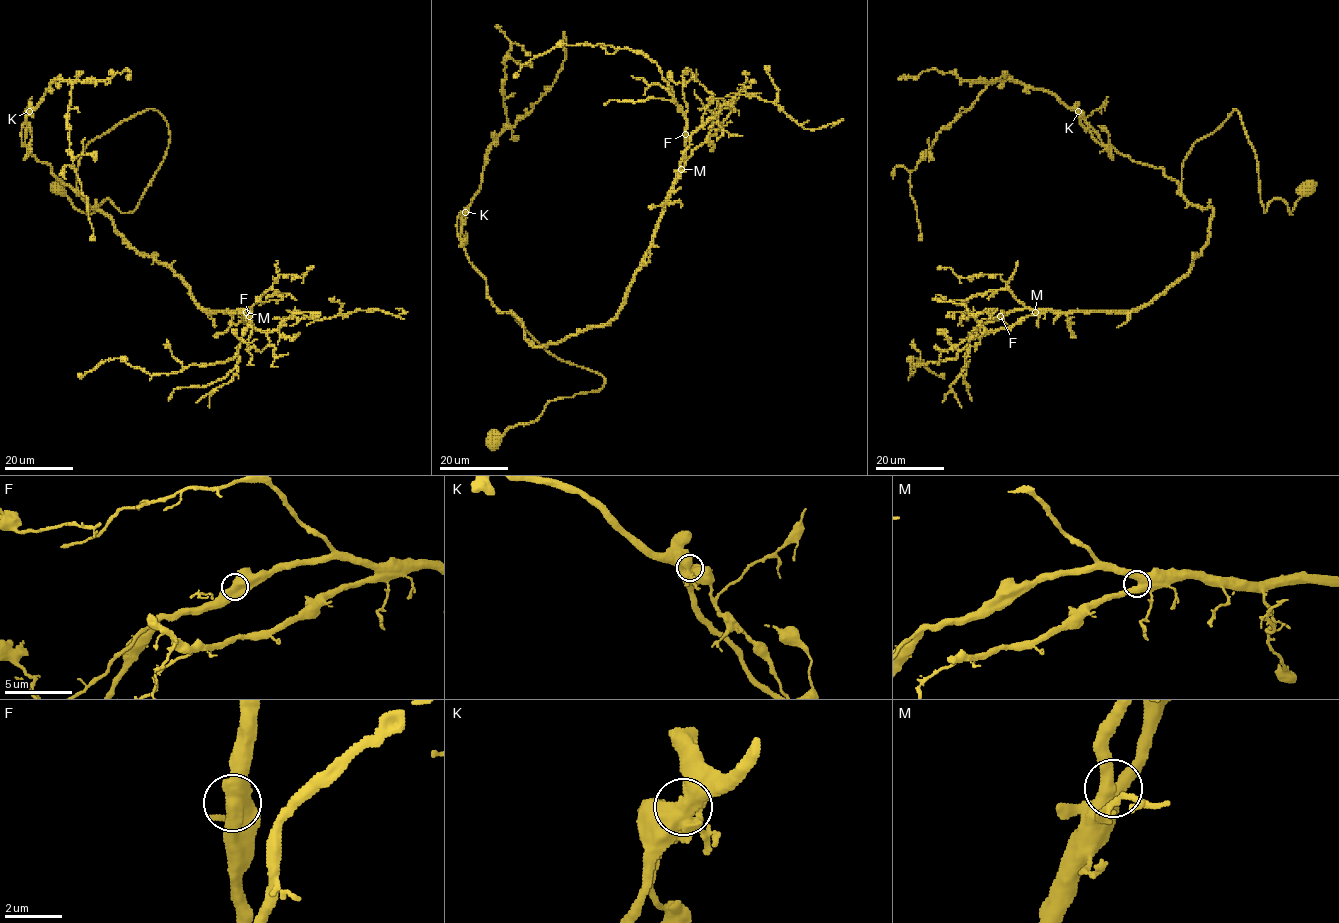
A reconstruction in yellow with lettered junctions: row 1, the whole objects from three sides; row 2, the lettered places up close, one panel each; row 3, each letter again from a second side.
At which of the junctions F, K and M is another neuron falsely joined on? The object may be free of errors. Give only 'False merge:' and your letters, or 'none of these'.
False merge: K

